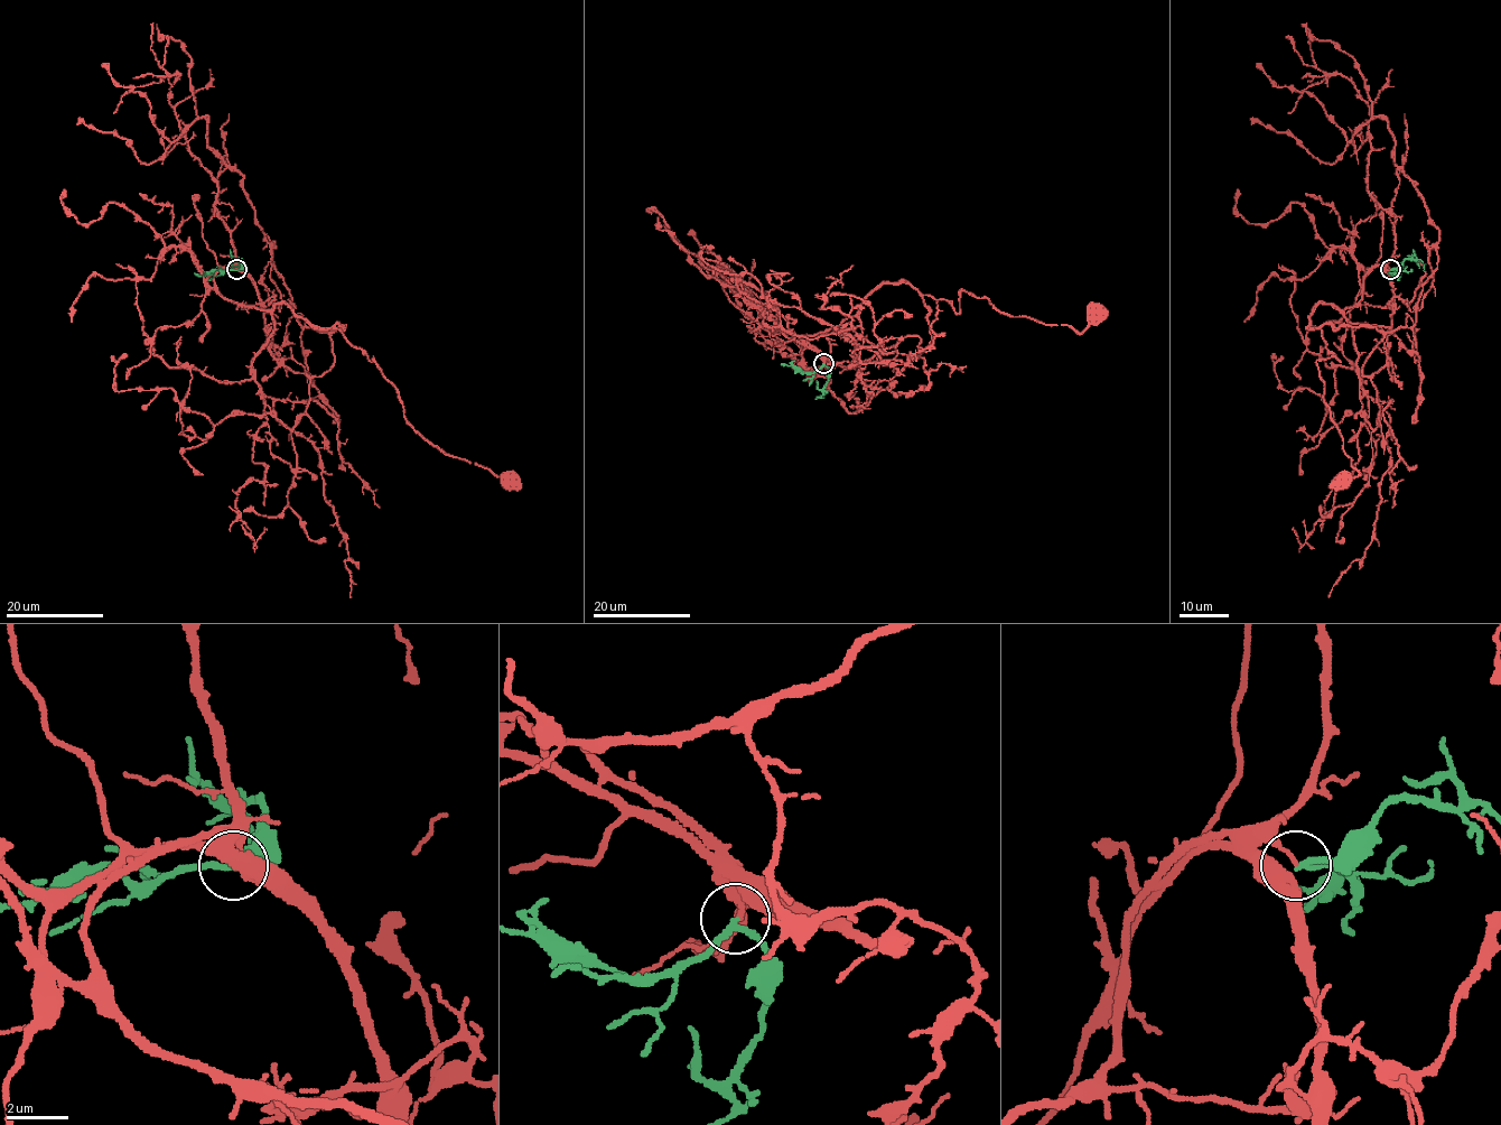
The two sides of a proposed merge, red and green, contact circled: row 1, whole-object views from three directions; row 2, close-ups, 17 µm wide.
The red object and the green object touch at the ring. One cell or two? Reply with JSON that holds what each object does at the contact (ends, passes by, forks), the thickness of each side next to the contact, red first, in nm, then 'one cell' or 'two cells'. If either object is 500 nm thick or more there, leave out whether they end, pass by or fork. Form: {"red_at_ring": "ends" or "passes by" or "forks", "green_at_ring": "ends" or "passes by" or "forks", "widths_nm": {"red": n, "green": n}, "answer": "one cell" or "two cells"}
{"red_at_ring": "ends", "green_at_ring": "passes by", "widths_nm": {"red": 110, "green": 170}, "answer": "two cells"}

